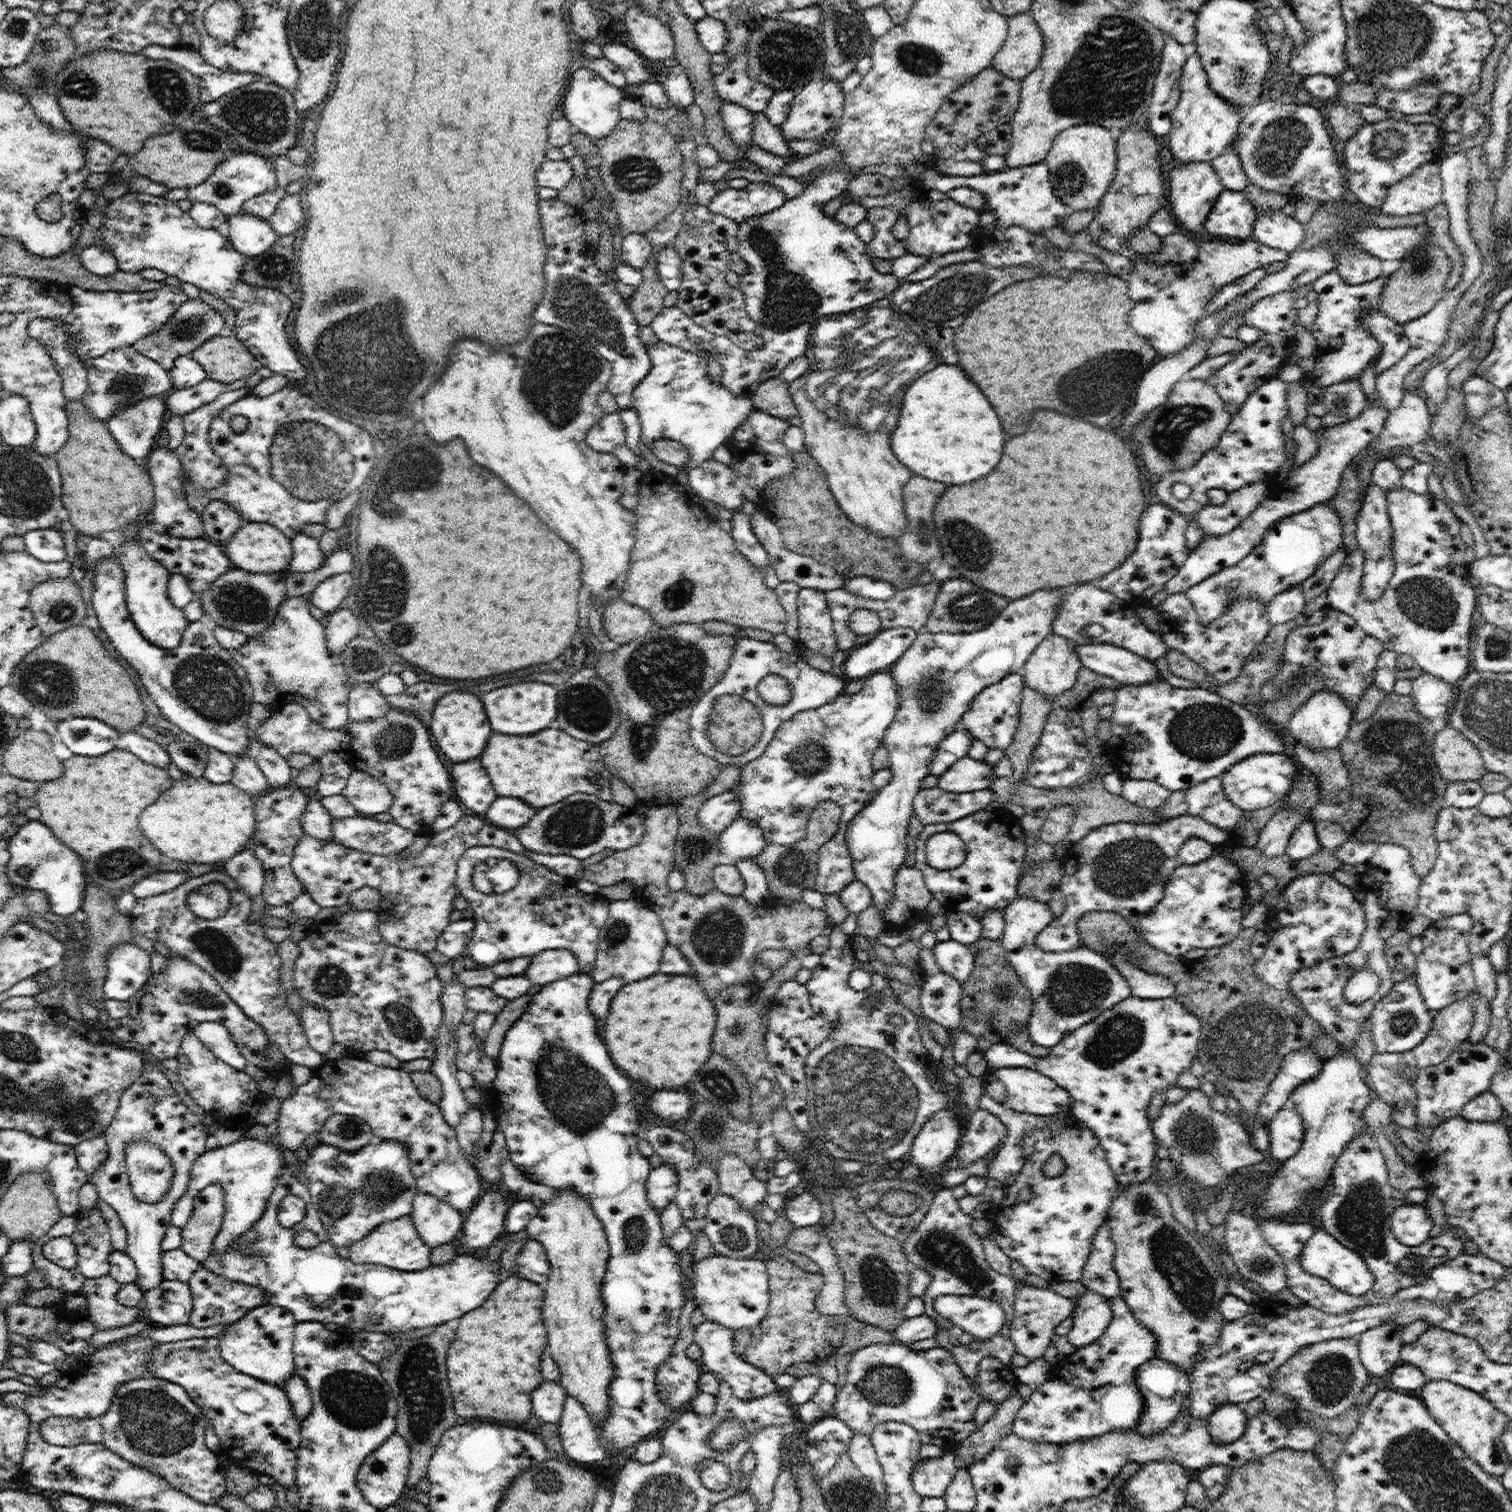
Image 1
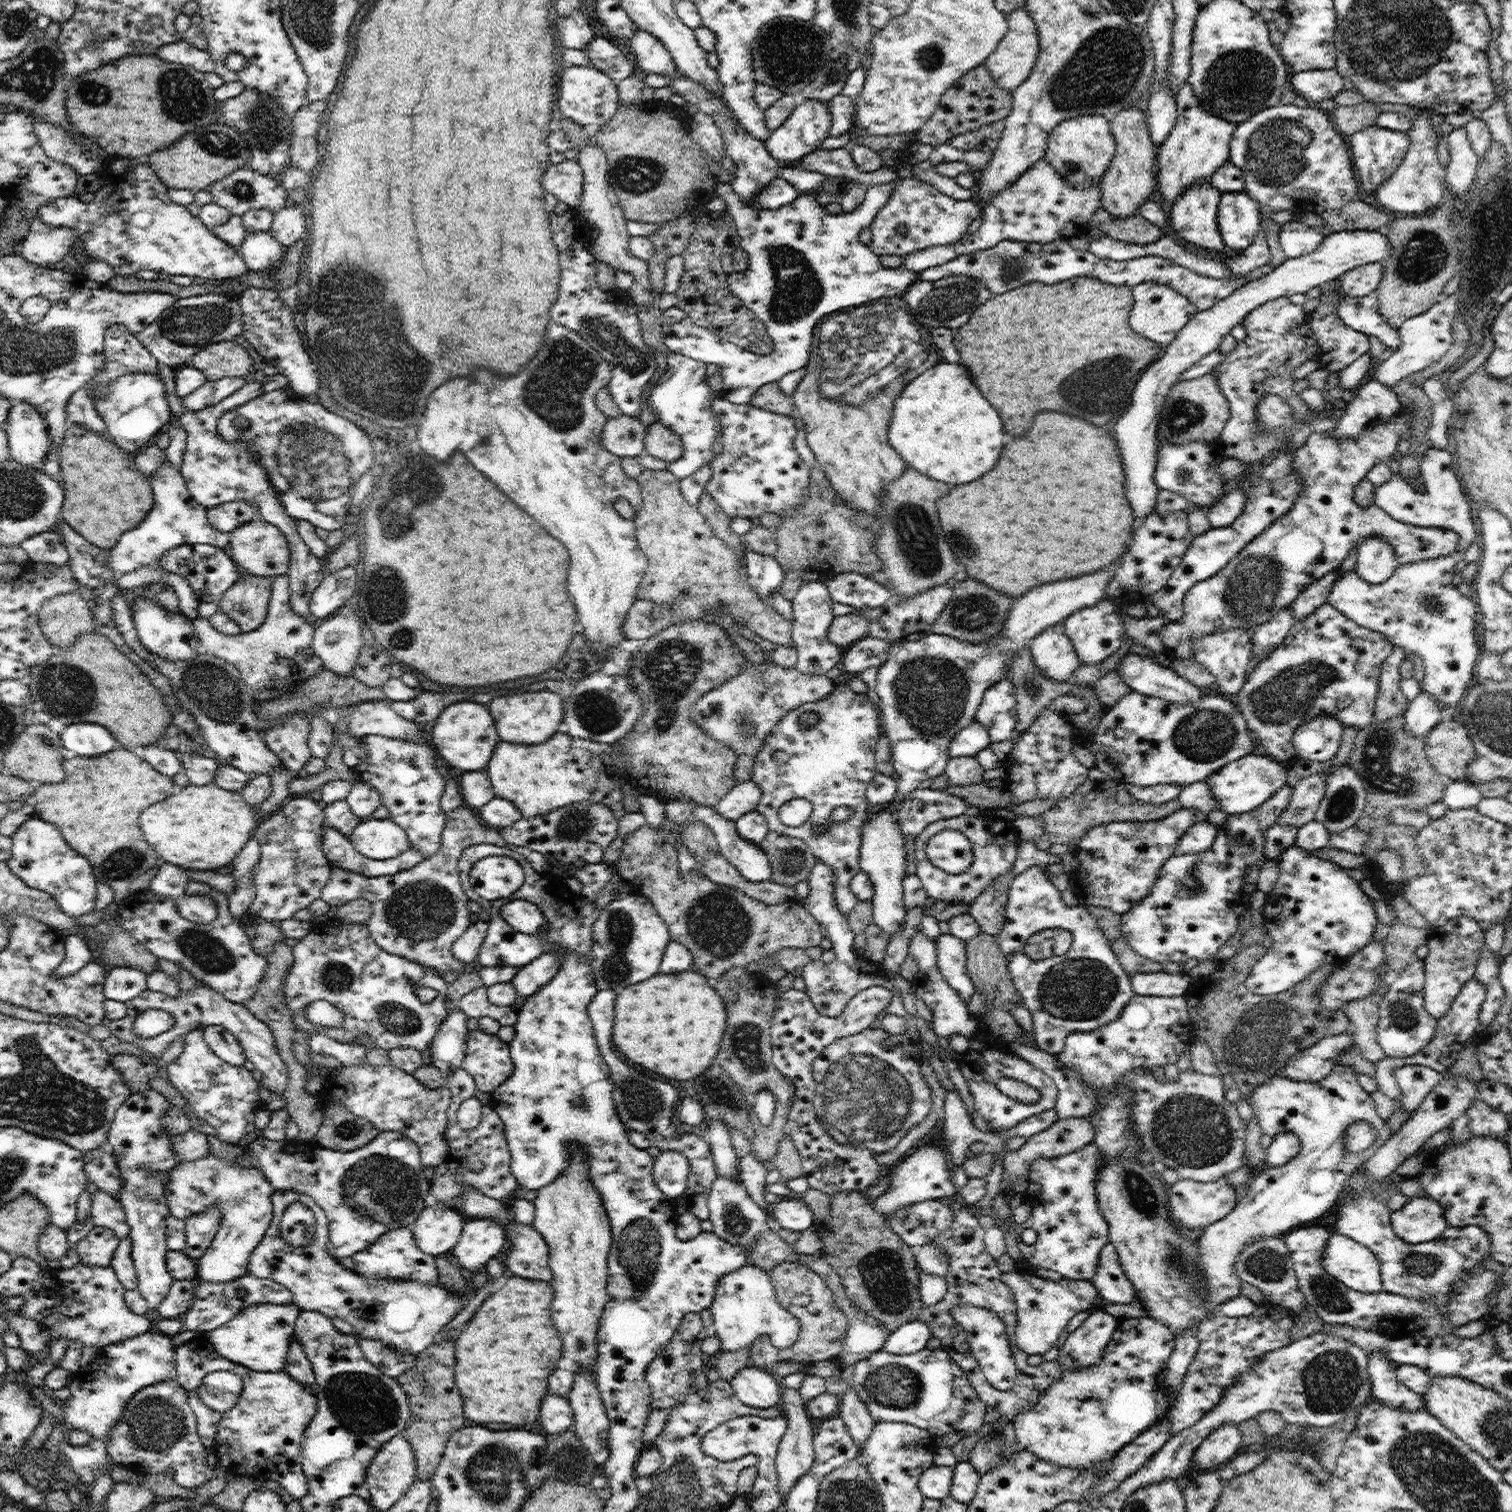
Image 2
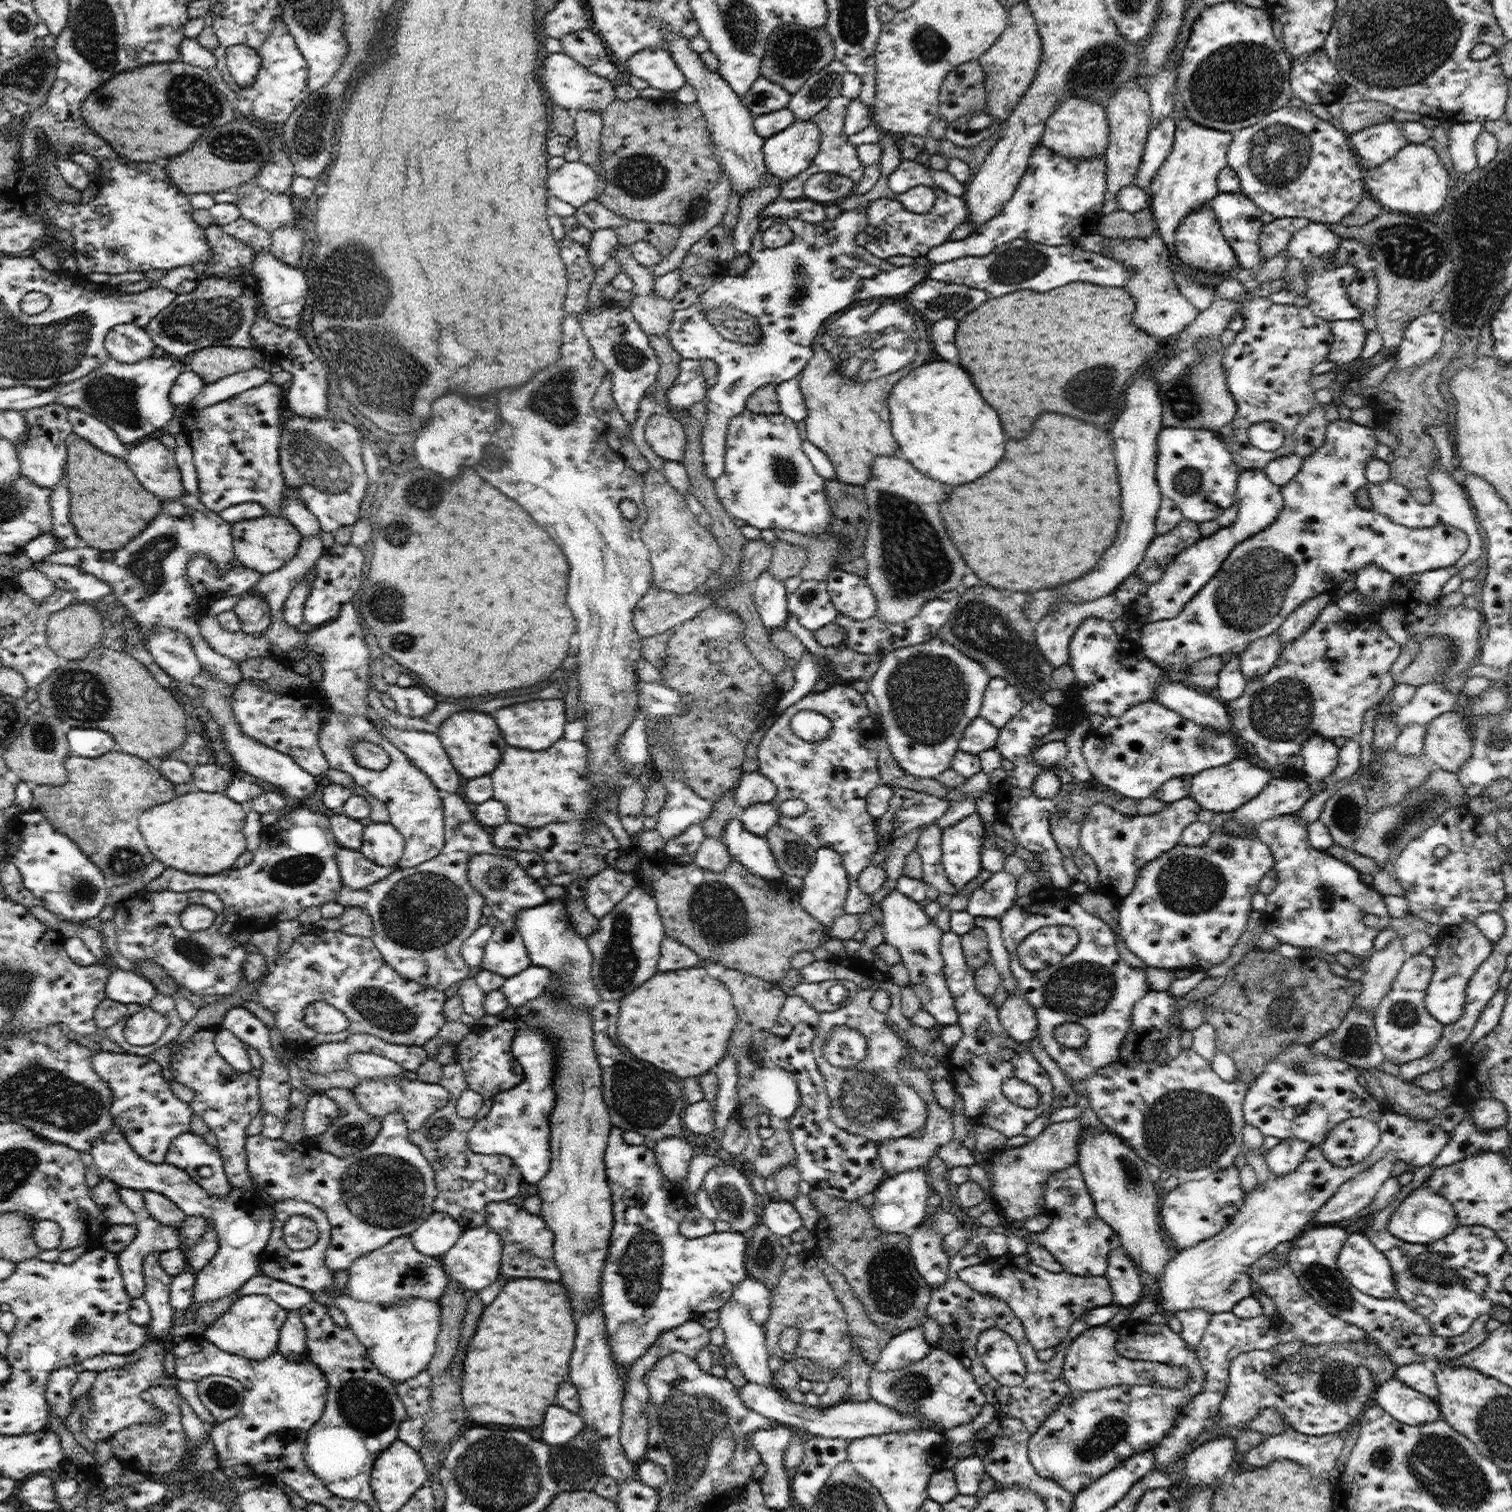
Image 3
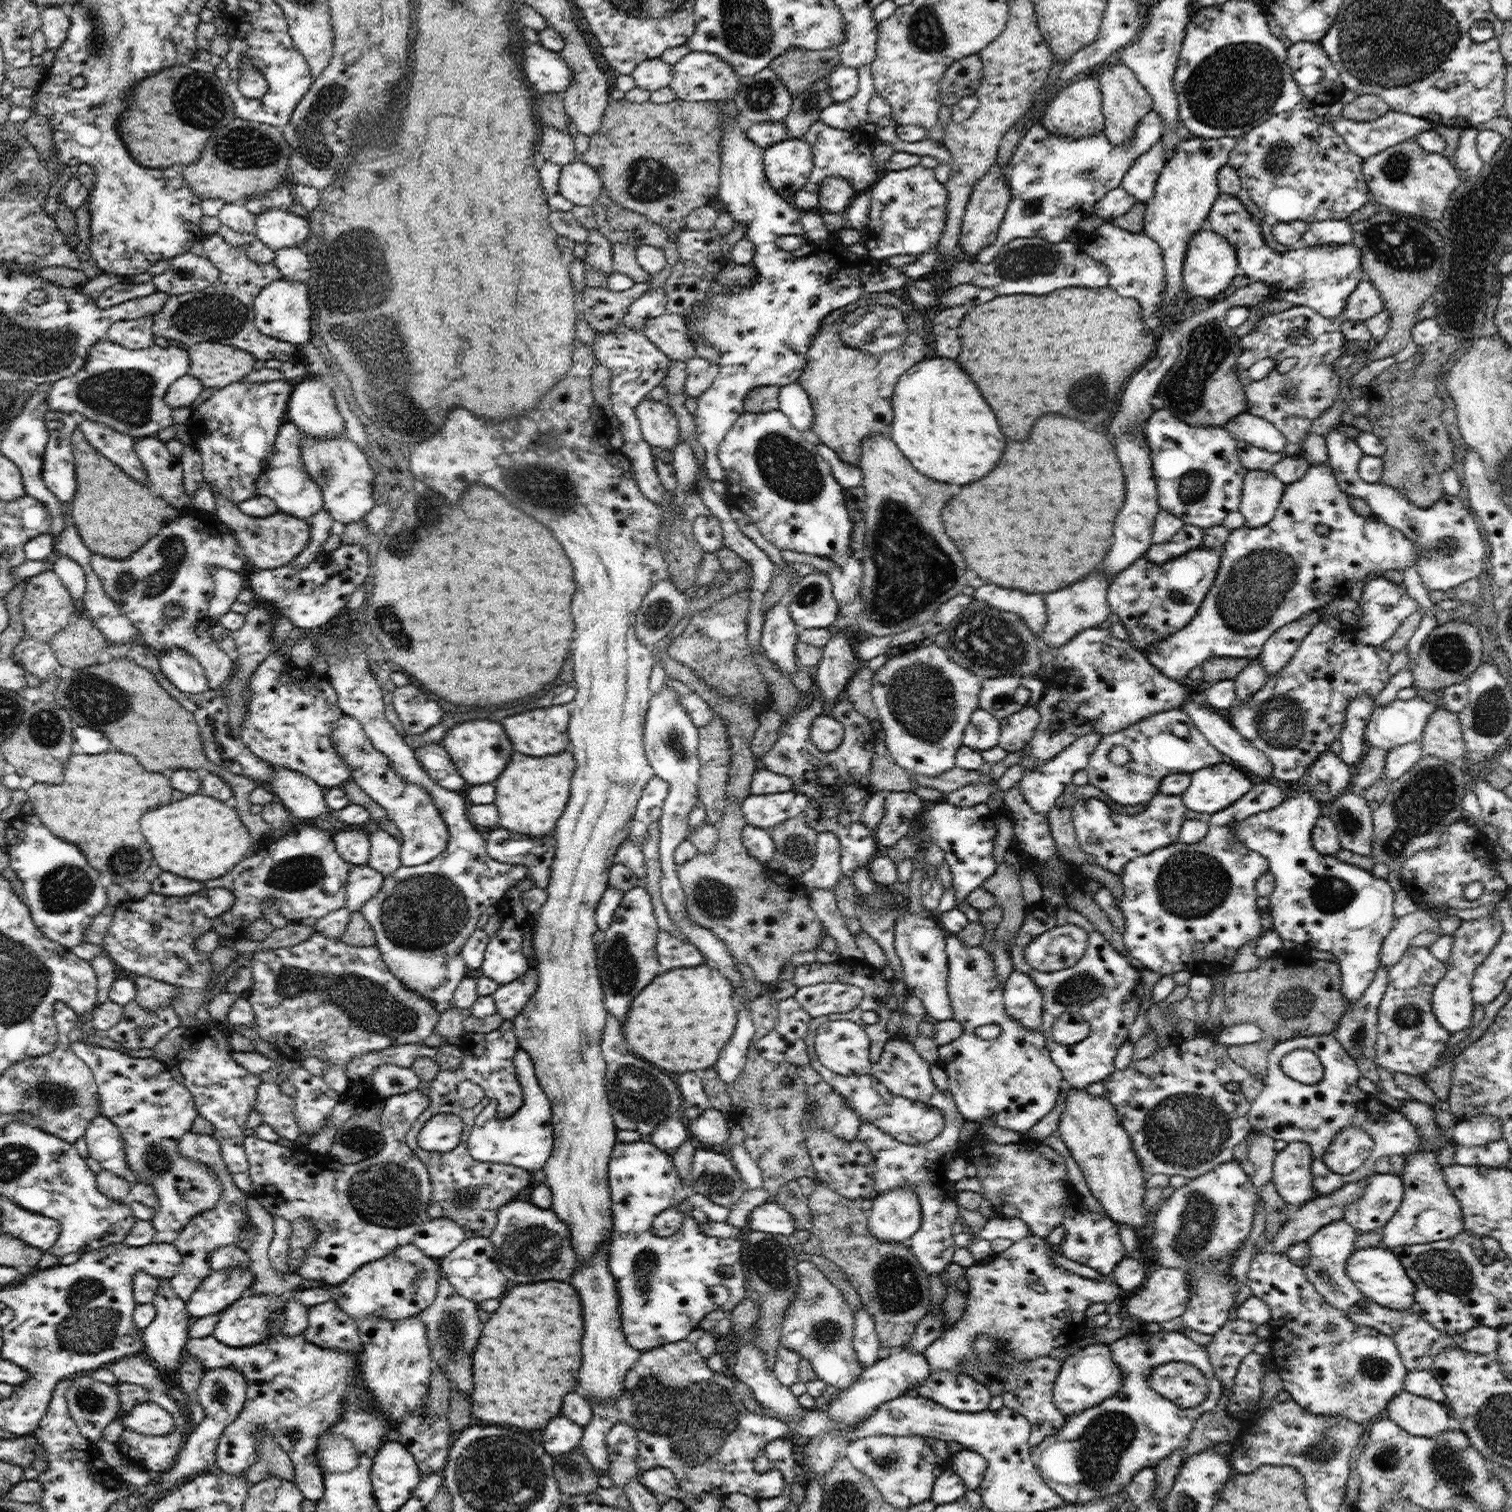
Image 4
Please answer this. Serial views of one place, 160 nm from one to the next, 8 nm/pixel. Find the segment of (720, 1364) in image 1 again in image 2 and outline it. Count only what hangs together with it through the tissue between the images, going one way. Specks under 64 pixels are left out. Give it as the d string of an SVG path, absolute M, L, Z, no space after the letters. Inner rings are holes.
M753 1364L741 1368L729 1382L737 1397L754 1408L772 1408L781 1405L782 1385L769 1370Z

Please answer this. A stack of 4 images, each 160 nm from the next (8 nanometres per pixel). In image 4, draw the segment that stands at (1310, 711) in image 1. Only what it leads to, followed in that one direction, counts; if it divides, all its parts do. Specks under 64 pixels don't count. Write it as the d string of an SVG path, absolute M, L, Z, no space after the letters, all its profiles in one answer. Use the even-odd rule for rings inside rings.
M1332 751L1322 753L1308 770L1307 788L1323 806L1350 788L1354 769Z

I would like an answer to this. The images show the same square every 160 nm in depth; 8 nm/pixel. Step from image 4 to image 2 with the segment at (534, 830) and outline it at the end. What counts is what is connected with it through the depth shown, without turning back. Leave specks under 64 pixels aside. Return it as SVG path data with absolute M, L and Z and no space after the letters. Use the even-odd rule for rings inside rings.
M557 731L552 735L552 739L540 744L520 746L520 744L512 744L512 742L500 742L485 770L494 786L495 796L514 802L524 818L534 818L541 814L548 814L562 806L568 806L573 802L584 801L597 802L611 808L618 821L626 814L620 787L621 774L615 768L610 753L600 747L600 744L588 739L572 737Z

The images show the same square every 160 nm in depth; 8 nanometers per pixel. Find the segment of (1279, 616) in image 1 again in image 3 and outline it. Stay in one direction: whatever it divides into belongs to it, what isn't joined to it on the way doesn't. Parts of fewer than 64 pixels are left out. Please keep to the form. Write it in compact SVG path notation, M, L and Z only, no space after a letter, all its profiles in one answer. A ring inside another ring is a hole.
M1278 631L1264 639L1251 642L1248 649L1244 650L1244 653L1241 655L1244 678L1250 681L1257 676L1268 673L1270 668L1274 667L1274 663L1280 657L1282 650Z

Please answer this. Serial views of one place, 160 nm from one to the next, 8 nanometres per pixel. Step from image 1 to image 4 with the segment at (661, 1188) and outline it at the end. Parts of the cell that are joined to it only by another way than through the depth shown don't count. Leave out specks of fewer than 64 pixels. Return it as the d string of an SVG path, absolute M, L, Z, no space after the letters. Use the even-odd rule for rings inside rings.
M679 1115L679 1118L670 1118L658 1125L658 1128L652 1132L651 1144L654 1144L662 1152L673 1156L674 1152L680 1148L680 1144L684 1144L690 1136L687 1122L683 1116Z

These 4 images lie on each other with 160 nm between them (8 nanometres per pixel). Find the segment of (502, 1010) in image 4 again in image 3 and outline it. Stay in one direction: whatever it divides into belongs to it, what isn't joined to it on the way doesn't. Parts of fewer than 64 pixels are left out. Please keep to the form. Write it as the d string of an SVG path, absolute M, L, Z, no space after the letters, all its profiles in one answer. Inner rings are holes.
M530 965L510 978L506 978L501 986L510 1006L518 1008L526 1001L538 998L550 982L552 972L545 966Z

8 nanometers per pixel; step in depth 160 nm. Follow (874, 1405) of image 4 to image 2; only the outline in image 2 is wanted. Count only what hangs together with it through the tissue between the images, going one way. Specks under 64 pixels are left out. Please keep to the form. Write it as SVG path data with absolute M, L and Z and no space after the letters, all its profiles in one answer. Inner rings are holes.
M924 1321L907 1322L891 1331L883 1350L896 1355L915 1354L927 1348L932 1337L932 1331Z

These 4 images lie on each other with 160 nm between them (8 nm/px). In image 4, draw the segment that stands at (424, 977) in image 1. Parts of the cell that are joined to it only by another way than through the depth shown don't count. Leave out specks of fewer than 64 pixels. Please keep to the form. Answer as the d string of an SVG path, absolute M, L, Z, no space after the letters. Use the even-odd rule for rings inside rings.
M314 931L300 944L256 951L250 967L253 979L247 993L255 1014L253 1027L259 1037L285 1053L294 1053L304 1062L314 1056L318 1058L320 1065L315 1068L316 1072L328 1087L343 1097L351 1086L344 1070L348 1060L371 1050L384 1050L404 1043L420 1044L435 1033L441 1015L434 1002L408 988L391 973L376 945L350 946Z

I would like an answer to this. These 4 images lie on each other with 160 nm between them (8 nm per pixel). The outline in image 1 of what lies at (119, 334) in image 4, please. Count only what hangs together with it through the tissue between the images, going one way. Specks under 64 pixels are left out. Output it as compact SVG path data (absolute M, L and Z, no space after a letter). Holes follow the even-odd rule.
M133 346L116 347L96 358L80 358L87 370L88 389L84 393L82 404L92 409L107 426L107 420L120 409L137 403L152 395L168 394L173 383L169 370L159 362L144 356Z

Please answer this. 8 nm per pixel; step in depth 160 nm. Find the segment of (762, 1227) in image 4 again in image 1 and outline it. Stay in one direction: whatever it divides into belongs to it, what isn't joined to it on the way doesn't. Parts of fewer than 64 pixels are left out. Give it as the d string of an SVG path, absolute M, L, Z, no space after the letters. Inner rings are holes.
M809 1191L791 1198L784 1211L786 1219L794 1226L814 1226L821 1222L823 1216L820 1199Z

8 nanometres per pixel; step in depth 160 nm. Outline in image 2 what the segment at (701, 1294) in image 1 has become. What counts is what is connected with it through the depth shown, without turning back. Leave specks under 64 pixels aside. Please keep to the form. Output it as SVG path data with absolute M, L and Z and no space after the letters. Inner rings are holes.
M744 1265L726 1276L719 1276L716 1294L709 1306L714 1323L711 1330L721 1340L726 1351L749 1349L762 1334L769 1335L772 1345L788 1349L798 1340L800 1321L777 1301L771 1276L756 1265Z

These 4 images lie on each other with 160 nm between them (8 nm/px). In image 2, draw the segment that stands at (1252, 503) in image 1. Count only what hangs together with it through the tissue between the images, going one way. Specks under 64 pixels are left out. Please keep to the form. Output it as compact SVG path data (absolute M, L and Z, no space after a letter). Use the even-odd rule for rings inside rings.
M1239 487L1225 492L1222 498L1206 510L1212 528L1230 526L1237 519L1237 516L1240 516L1246 499L1245 488Z

